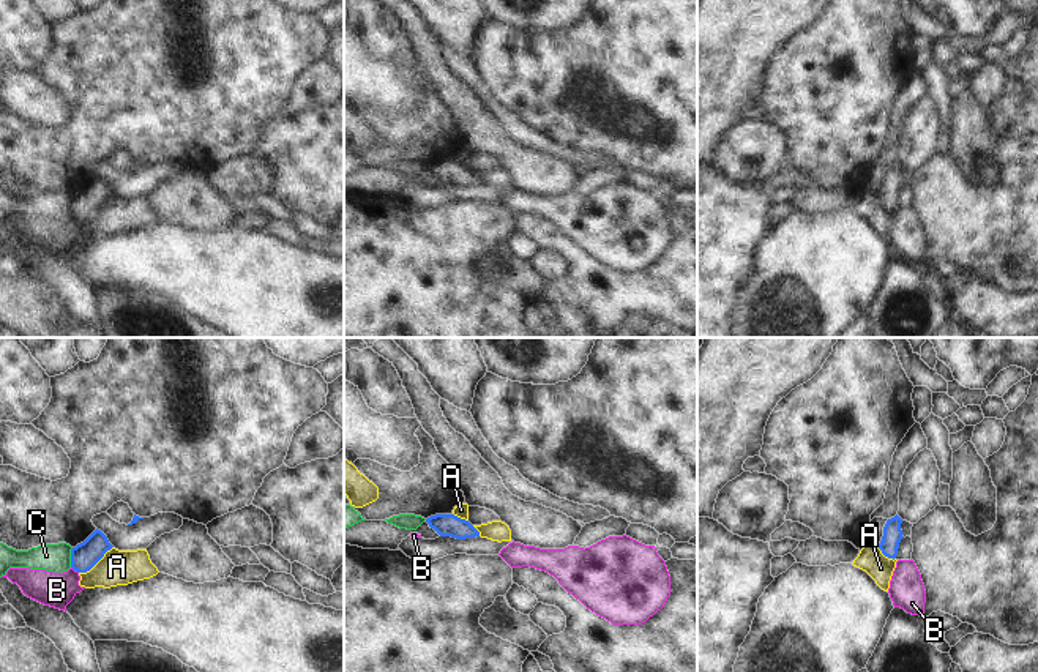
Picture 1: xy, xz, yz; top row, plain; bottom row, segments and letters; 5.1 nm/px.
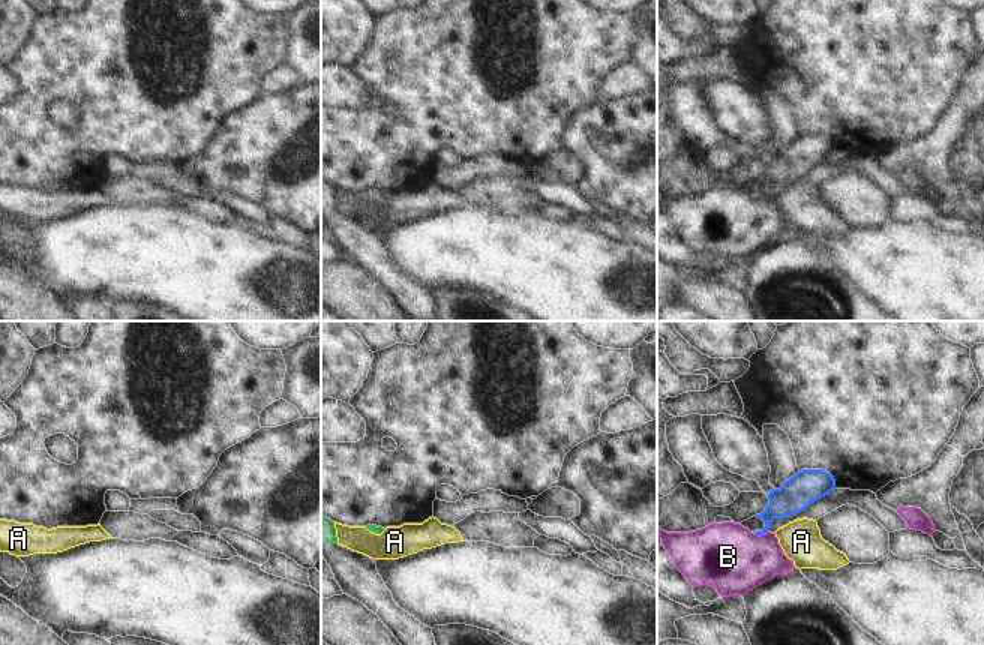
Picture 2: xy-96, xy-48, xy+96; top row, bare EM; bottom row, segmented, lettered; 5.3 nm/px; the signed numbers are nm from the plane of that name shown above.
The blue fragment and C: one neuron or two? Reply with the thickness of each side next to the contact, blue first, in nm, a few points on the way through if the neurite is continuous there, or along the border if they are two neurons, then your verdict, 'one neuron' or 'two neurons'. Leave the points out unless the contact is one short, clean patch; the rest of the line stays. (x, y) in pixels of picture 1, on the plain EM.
140 nm thick on the blue side, 140 nm on the other; border along xy (73, 194), (70, 213); two neurons

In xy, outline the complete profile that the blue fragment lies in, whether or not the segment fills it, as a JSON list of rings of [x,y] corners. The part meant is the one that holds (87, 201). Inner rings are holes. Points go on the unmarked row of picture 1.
[[[96,175],[84,189],[71,196],[71,215],[77,219],[87,219],[112,194],[107,183]]]

